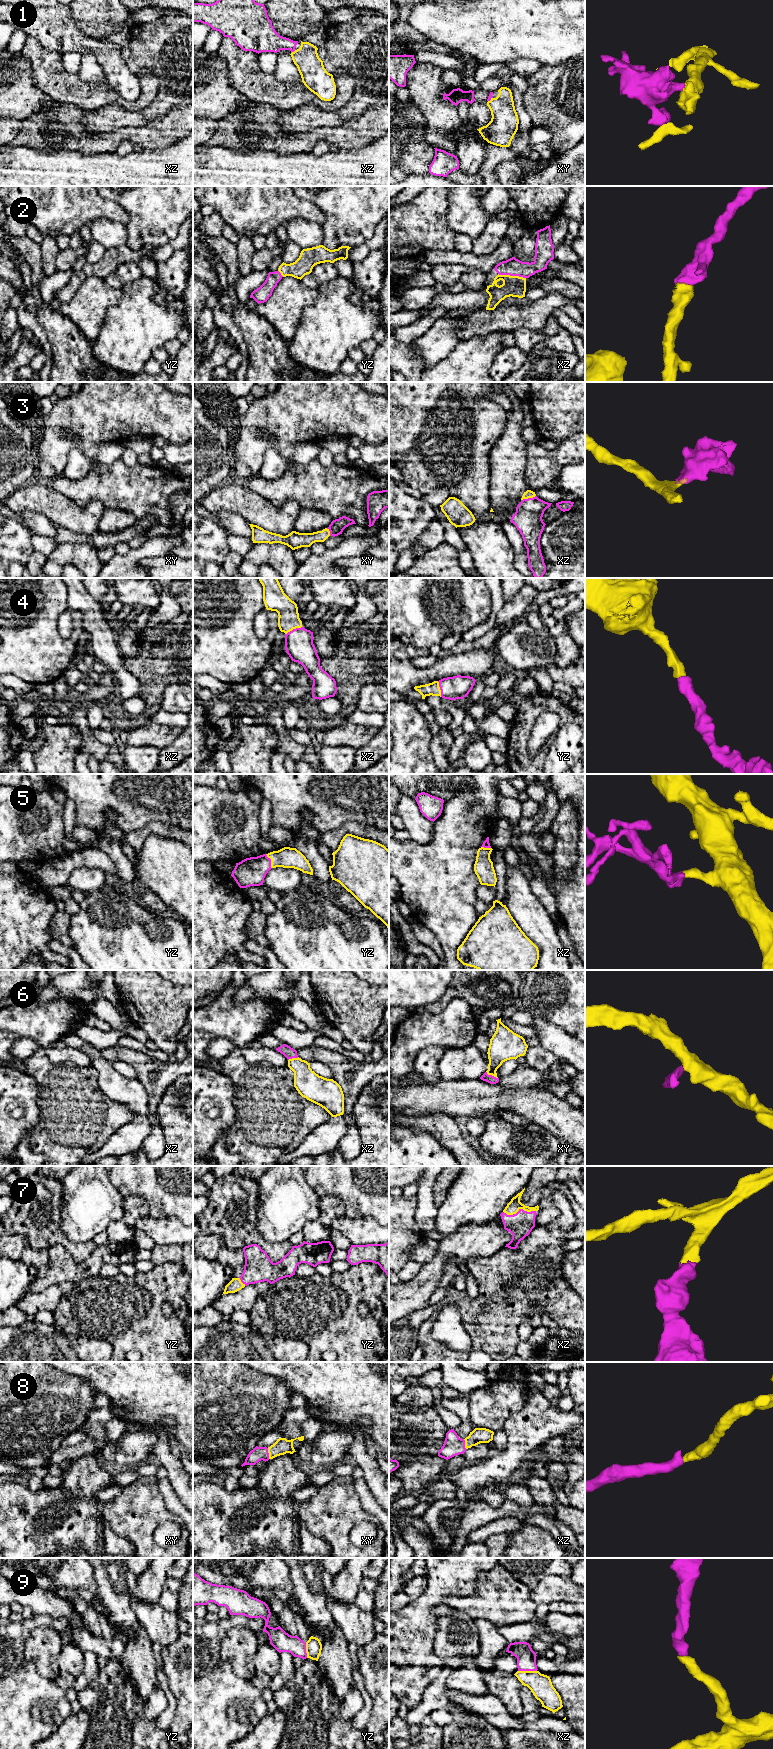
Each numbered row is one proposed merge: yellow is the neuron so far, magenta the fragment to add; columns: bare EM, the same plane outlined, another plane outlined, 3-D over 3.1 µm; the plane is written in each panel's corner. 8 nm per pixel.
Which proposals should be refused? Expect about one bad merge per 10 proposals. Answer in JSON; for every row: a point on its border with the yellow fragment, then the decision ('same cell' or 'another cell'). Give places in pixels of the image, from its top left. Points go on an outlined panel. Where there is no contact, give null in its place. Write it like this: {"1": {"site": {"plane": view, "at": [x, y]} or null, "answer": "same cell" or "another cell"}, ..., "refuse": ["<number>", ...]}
{"1": {"site": {"plane": "xz", "at": [294, 51]}, "answer": "same cell"}, "2": {"site": {"plane": "xz", "at": [512, 276]}, "answer": "same cell"}, "3": {"site": {"plane": "xz", "at": [528, 497]}, "answer": "same cell"}, "4": {"site": {"plane": "xz", "at": [293, 628]}, "answer": "same cell"}, "5": {"site": {"plane": "yz", "at": [271, 861]}, "answer": "same cell"}, "6": {"site": {"plane": "xy", "at": [491, 1074]}, "answer": "same cell"}, "7": {"site": {"plane": "xz", "at": [519, 1208]}, "answer": "same cell"}, "8": {"site": {"plane": "xy", "at": [268, 1452]}, "answer": "same cell"}, "9": {"site": {"plane": "xz", "at": [527, 1671]}, "answer": "same cell"}, "refuse": []}

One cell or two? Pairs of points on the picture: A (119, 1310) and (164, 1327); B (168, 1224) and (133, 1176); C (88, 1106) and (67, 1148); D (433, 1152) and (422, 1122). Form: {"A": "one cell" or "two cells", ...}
{"A": "one cell", "B": "two cells", "C": "one cell", "D": "two cells"}

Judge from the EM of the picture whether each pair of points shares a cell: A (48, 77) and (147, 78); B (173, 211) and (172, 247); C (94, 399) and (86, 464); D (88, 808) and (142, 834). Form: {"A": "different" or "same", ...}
{"A": "same", "B": "different", "C": "different", "D": "different"}

